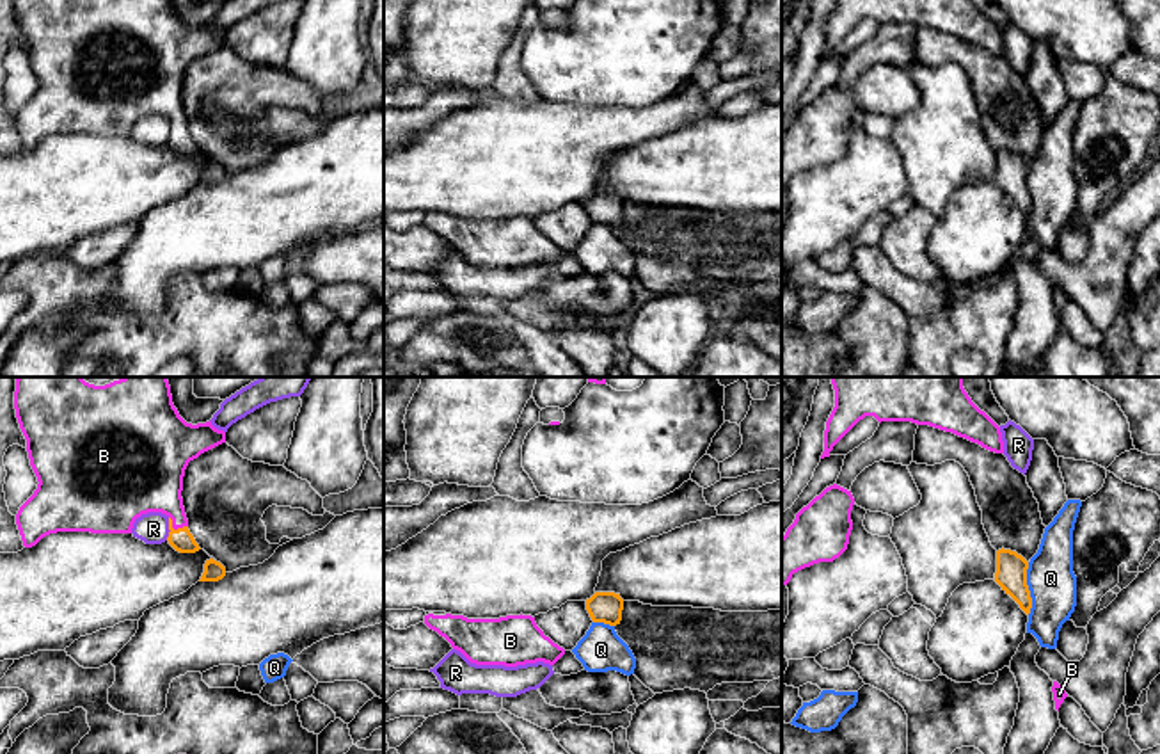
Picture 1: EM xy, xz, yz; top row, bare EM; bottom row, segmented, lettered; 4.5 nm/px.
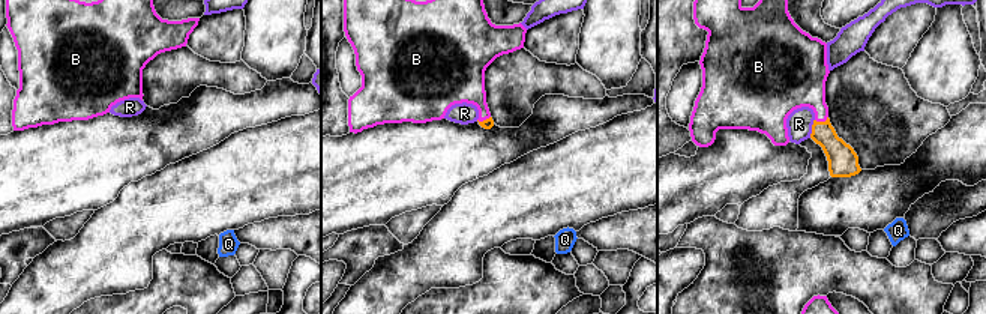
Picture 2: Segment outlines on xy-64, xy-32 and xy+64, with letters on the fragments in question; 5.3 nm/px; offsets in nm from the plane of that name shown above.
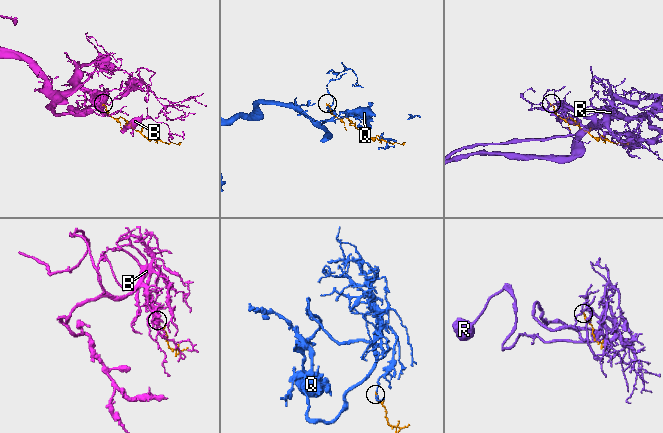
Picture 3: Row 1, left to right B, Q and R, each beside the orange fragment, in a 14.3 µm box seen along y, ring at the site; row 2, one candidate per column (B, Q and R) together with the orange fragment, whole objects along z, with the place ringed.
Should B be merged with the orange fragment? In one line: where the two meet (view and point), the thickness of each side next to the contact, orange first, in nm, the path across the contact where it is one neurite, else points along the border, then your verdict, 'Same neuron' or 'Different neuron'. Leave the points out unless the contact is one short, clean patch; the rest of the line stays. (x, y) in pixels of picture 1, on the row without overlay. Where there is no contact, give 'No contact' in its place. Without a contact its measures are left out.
Touches orange at xy (173, 130). Thickness 100 nm (orange) against 300 nm. Path across: xy (182, 141), (173, 130), (174, 111), (150, 80). Same neuron

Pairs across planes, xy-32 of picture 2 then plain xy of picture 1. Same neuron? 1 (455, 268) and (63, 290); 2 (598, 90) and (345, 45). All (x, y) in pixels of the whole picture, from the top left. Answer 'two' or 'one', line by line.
1: two
2: two

